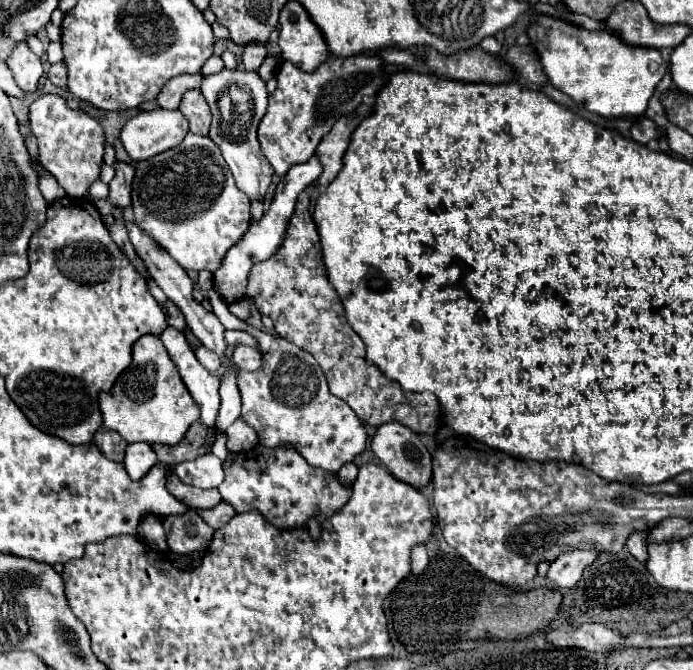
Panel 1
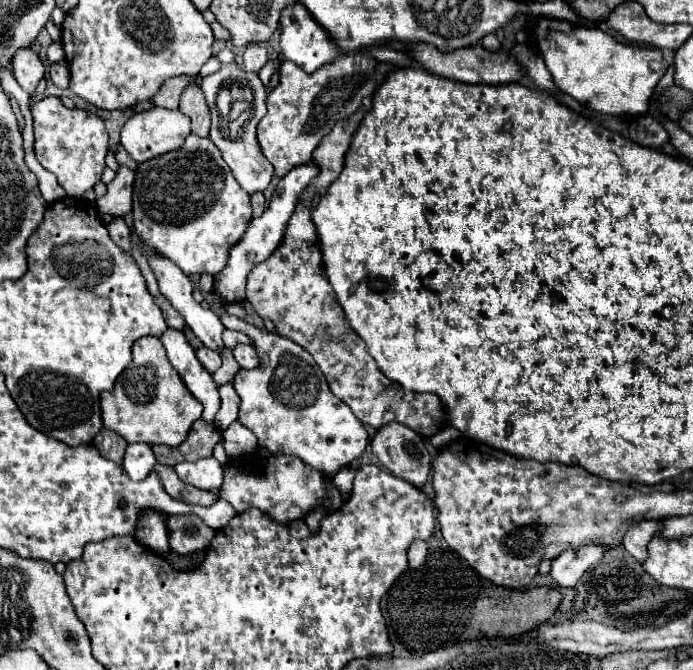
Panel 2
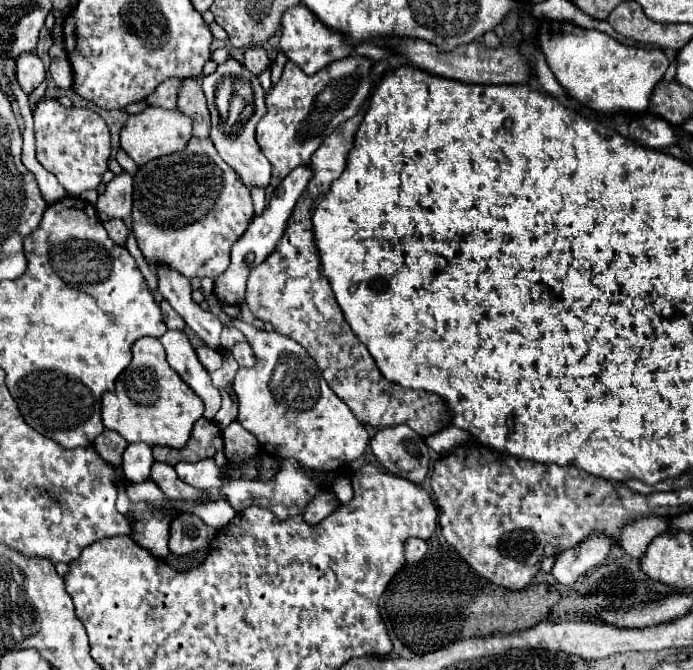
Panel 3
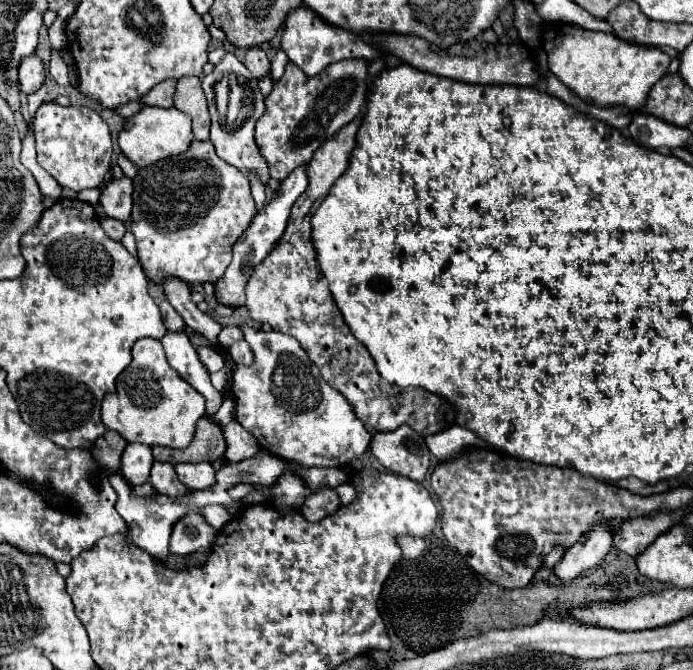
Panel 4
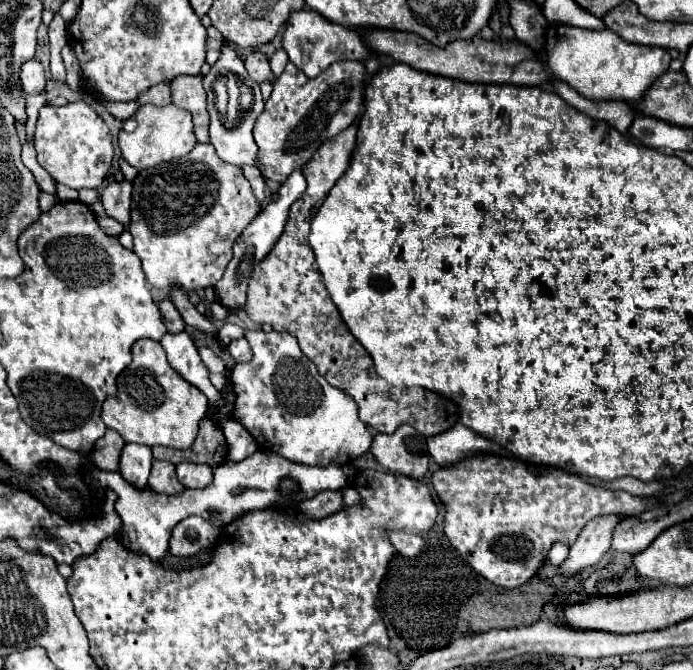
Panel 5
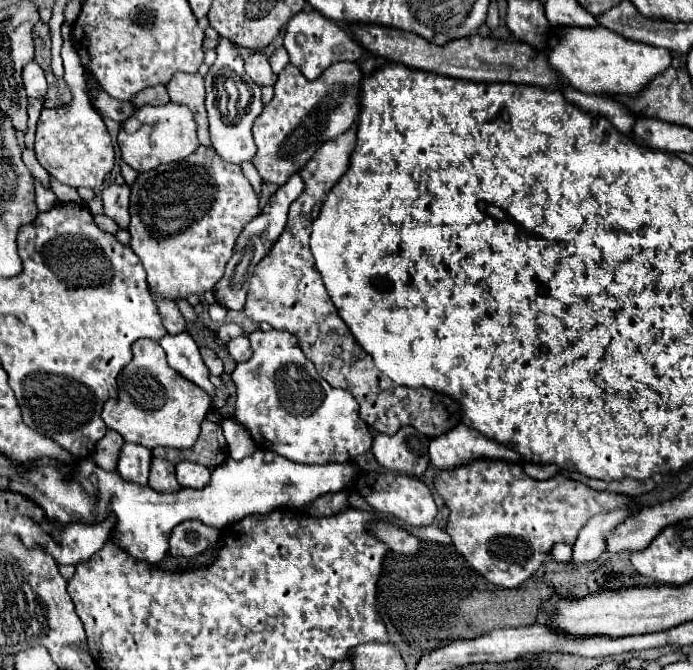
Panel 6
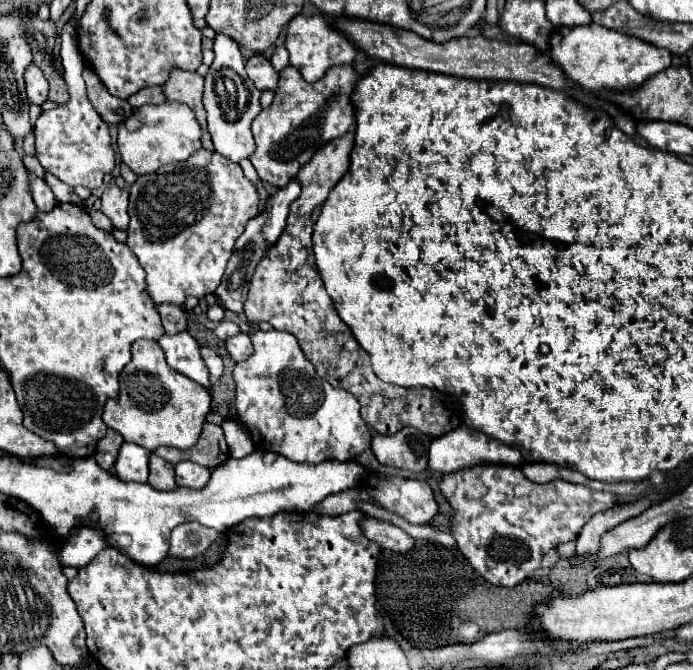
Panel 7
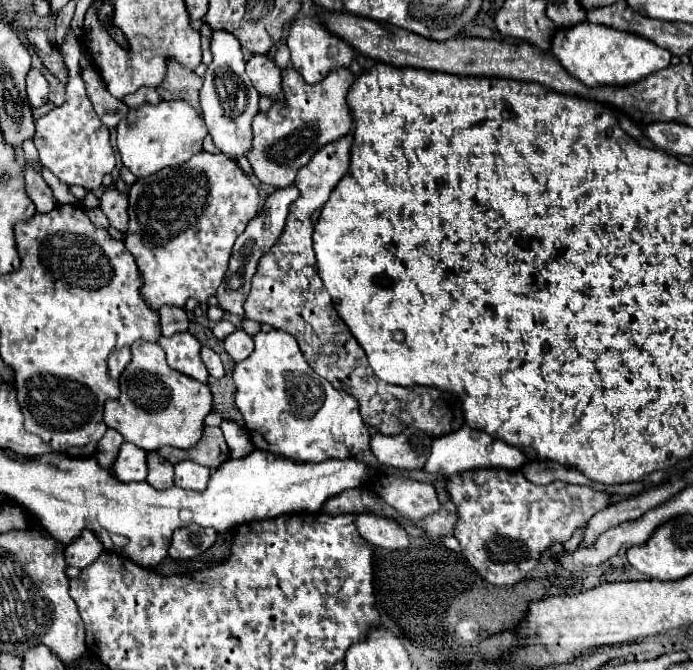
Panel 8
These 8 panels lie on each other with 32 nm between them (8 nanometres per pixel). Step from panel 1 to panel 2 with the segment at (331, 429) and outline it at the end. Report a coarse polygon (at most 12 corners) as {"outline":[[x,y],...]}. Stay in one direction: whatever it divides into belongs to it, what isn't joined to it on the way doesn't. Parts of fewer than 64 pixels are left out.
{"outline":[[230,316],[260,366],[239,369],[240,424],[274,454],[336,474],[368,432],[314,358]]}

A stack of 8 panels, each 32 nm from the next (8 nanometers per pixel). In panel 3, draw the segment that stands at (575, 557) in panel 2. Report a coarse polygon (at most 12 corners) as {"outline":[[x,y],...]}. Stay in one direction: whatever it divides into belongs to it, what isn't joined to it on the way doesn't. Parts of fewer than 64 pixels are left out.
{"outline":[[596,532],[556,560],[552,574],[572,586],[612,548]]}

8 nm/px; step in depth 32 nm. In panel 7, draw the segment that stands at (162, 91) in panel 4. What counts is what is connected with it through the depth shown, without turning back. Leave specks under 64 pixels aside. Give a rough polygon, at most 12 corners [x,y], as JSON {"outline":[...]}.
{"outline":[[160,86],[142,88],[128,98],[132,108],[144,104],[162,104],[164,92]]}

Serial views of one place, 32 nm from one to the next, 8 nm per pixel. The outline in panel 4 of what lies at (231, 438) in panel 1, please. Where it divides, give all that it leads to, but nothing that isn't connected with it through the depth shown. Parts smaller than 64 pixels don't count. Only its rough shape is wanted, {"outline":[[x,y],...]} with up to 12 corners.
{"outline":[[236,420],[224,428],[226,460],[242,462],[258,444]]}

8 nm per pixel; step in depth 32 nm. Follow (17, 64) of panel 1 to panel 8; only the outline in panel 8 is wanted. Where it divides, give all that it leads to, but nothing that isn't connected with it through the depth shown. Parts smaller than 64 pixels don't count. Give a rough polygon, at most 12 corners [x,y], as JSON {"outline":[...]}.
{"outline":[[30,70],[26,92],[32,108],[48,102],[48,82],[40,70]]}

